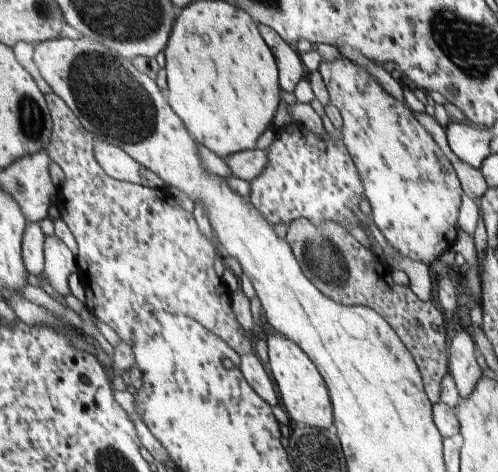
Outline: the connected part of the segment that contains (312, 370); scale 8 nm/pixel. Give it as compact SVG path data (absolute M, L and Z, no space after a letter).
M270 334L266 339L270 370L278 386L280 406L287 413L293 428L296 428L294 422L302 422L312 428L330 428L334 424L332 403L326 383L316 365L287 335Z

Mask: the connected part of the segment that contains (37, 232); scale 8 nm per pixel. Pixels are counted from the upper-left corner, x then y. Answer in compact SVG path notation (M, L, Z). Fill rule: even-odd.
M40 223L28 224L23 237L23 261L28 272L36 278L46 268L46 256L43 254L45 244L46 235Z

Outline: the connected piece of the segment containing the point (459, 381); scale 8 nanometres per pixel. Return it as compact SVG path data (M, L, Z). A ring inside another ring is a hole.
M465 329L457 332L450 342L448 370L458 388L460 399L468 398L480 380L482 370L476 362L476 343Z

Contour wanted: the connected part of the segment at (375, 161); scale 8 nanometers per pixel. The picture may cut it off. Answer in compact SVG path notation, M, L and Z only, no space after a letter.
M341 57L334 61L321 61L319 72L329 92L330 103L341 114L344 126L338 133L364 184L364 195L372 209L370 220L400 256L430 265L444 251L453 248L458 238L458 215L464 192L452 162L440 150L428 130L414 118L414 112L392 98L364 68Z

